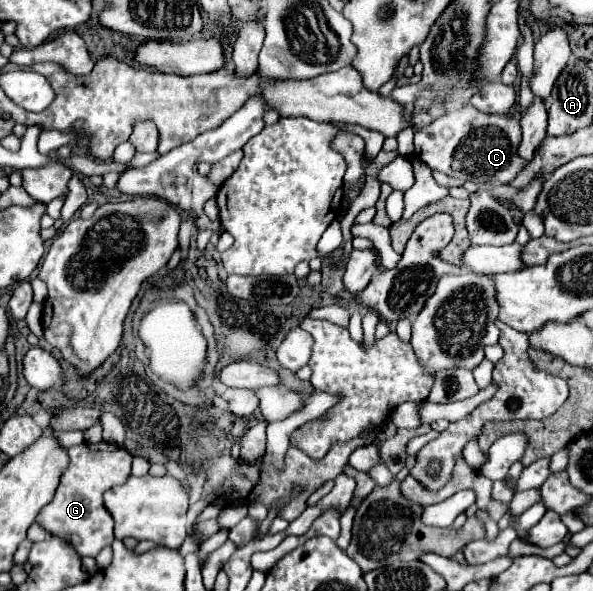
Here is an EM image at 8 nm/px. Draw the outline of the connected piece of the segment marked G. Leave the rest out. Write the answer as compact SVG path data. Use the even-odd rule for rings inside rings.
M107 441L81 443L65 451L69 455L69 465L59 479L53 501L39 511L35 521L51 537L67 539L81 557L95 557L105 545L113 543L113 517L103 505L103 493L127 481L131 475L131 455L127 449Z

